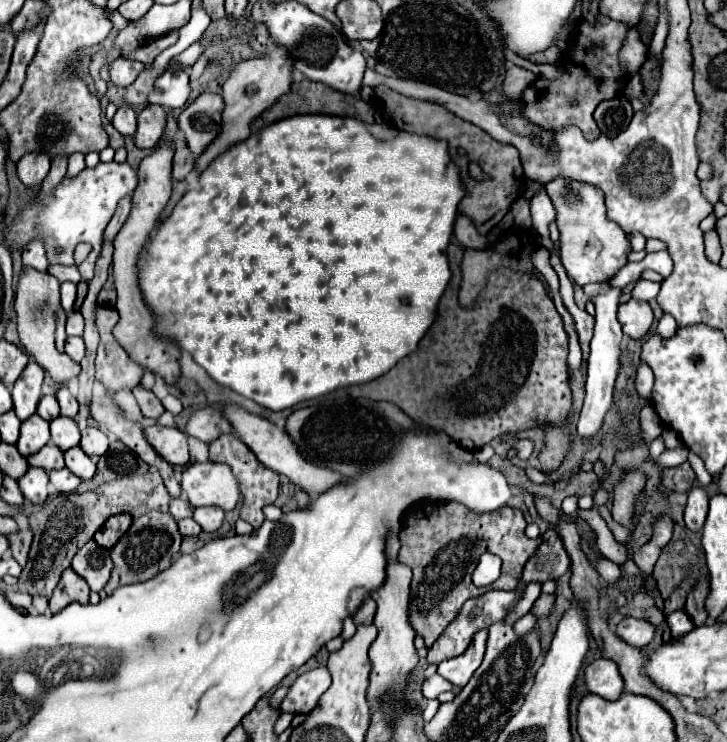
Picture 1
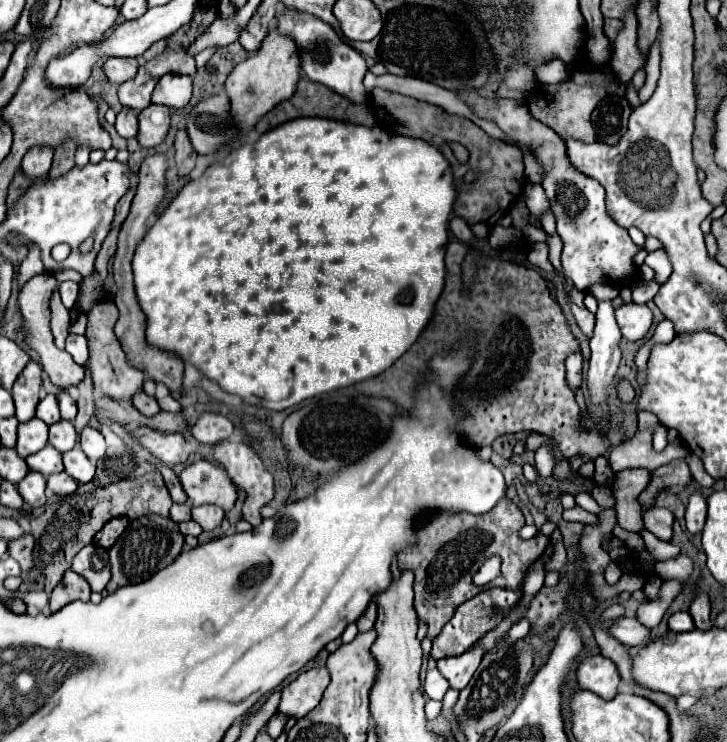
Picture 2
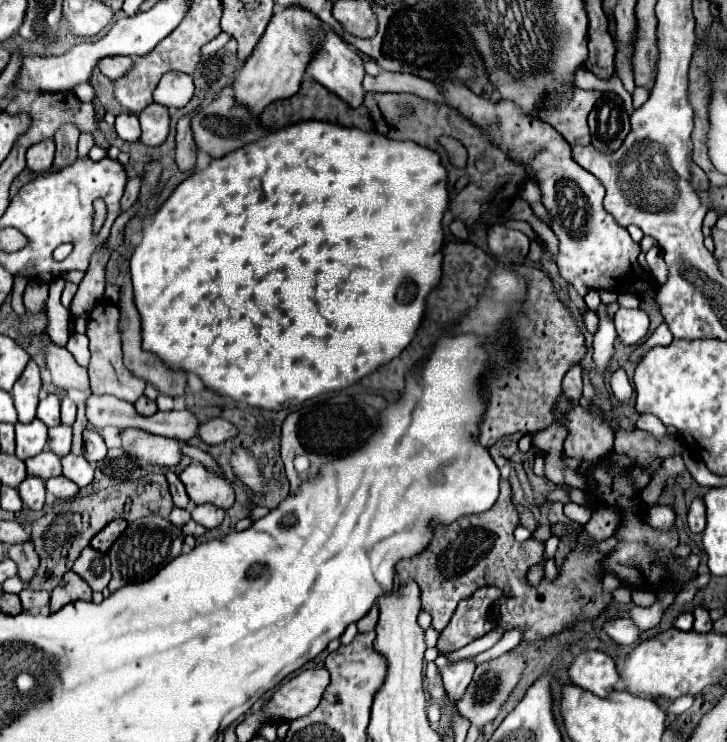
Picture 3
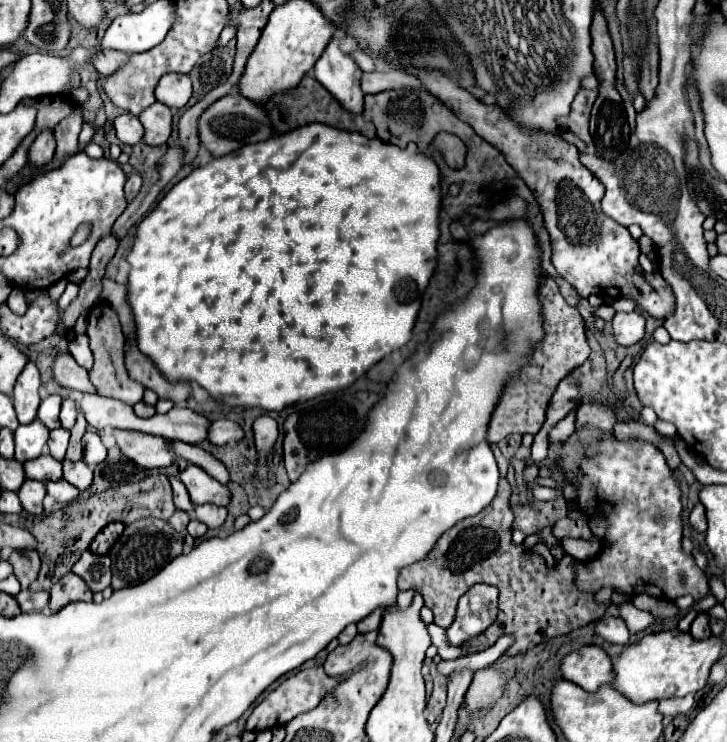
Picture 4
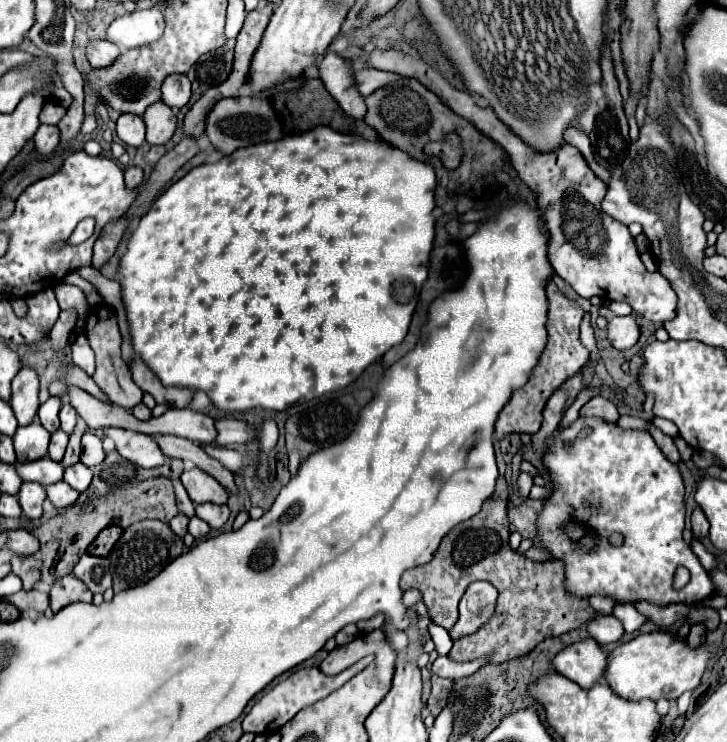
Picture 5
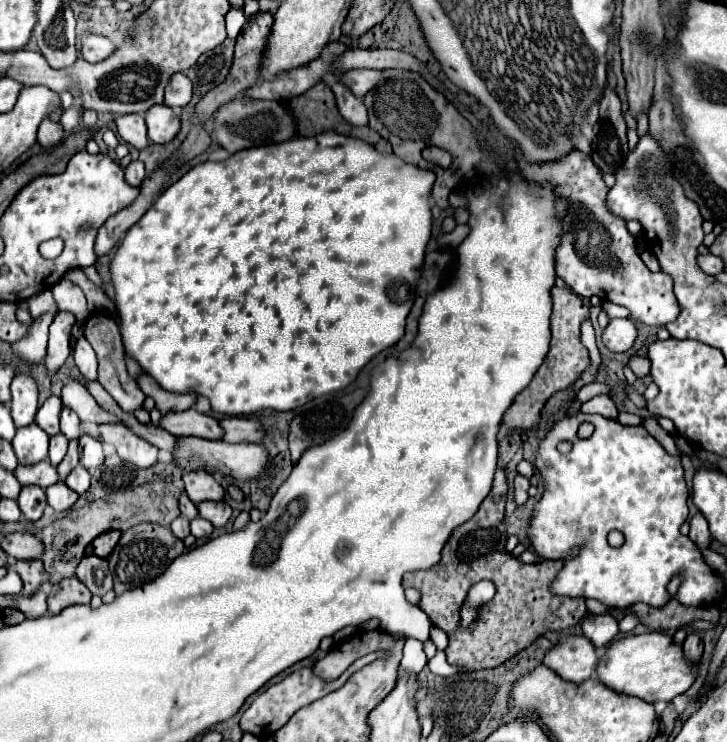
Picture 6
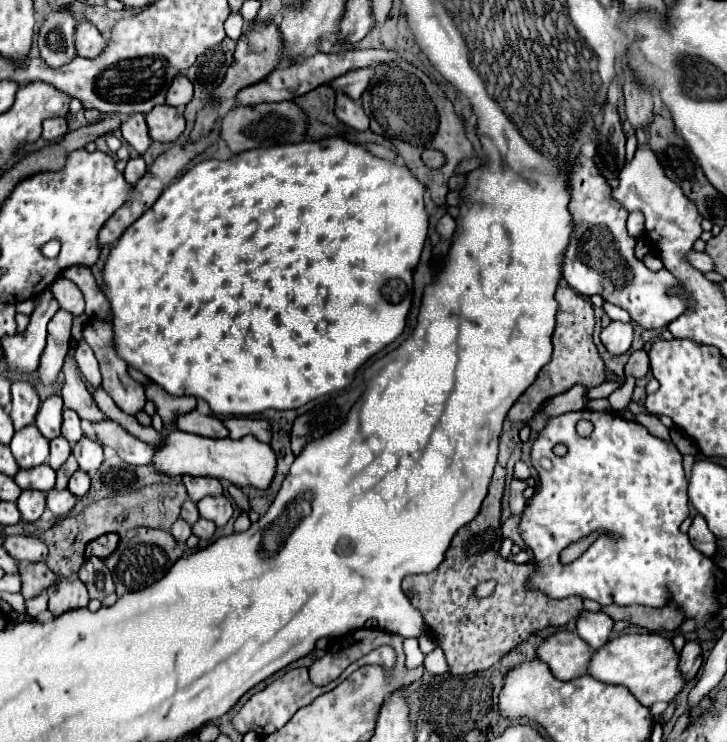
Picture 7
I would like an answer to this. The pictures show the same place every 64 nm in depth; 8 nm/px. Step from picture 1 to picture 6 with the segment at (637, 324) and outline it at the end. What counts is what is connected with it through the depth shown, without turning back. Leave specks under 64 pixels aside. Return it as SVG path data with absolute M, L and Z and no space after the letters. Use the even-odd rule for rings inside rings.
M614 318L606 326L602 340L612 352L626 352L632 348L636 336L638 330L630 318Z

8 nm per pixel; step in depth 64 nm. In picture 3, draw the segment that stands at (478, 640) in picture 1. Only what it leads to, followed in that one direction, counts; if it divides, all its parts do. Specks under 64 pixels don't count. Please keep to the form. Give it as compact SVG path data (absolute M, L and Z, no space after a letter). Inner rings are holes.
M438 656L436 666L438 666L440 674L442 674L446 692L458 700L464 694L466 686L472 682L472 674L476 670L474 660L464 658L464 660L452 662L452 660L446 660L444 656Z

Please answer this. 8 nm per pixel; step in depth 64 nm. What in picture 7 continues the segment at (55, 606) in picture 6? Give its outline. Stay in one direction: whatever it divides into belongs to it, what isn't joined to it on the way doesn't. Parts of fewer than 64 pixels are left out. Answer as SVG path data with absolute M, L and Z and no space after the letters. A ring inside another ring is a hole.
M64 578L48 588L48 610L54 616L60 616L74 608L84 608L88 606L88 602L88 590L78 578Z

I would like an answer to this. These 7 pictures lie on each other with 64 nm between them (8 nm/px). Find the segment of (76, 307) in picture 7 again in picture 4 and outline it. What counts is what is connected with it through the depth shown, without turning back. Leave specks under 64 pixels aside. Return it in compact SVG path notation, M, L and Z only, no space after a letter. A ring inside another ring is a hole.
M68 282L68 286L66 286L64 294L62 294L62 296L60 296L60 300L58 300L58 306L60 306L60 308L68 308L68 304L76 298L76 294L78 294L78 284Z

